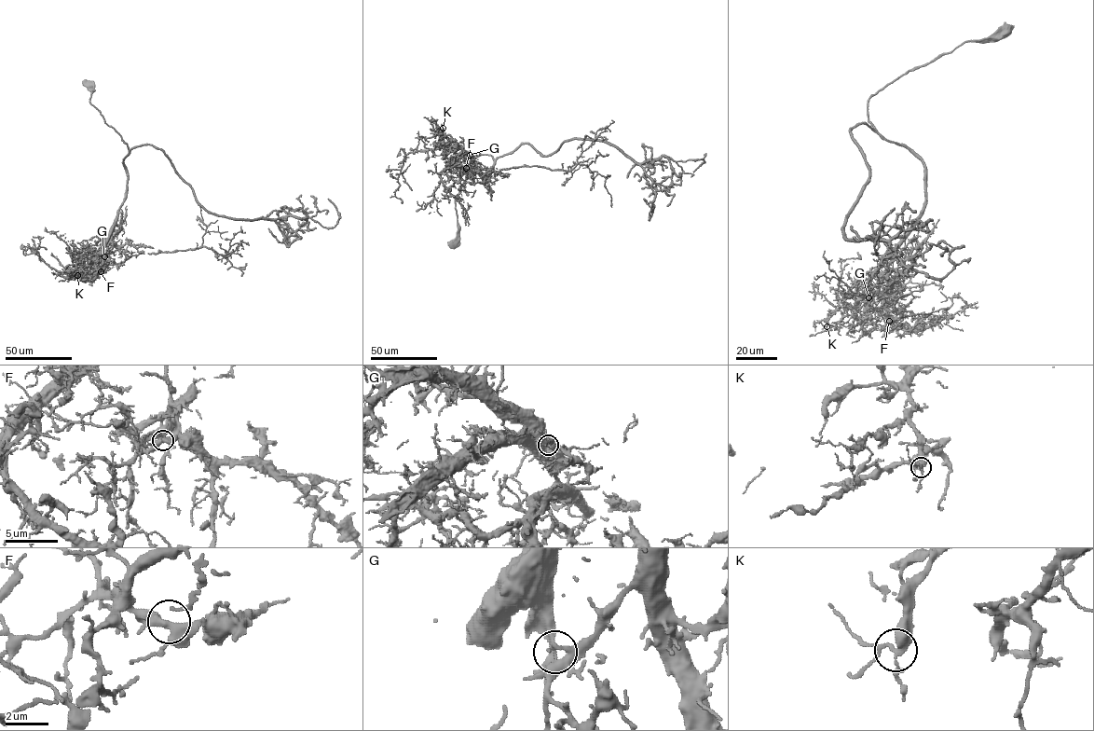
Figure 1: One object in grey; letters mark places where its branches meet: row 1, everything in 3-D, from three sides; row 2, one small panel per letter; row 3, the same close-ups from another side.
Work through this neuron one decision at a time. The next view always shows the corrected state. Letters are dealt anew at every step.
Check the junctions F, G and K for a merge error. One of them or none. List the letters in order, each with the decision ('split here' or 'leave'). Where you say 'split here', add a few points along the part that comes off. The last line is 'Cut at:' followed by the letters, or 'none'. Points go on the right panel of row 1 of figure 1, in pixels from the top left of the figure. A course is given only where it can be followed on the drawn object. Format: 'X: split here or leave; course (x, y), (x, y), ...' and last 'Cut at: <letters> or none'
F: leave
G: split here; course (868, 297), (874, 285), (891, 294), (885, 291), (893, 282), (882, 292), (895, 300), (900, 315), (950, 309)
K: leave
Cut at: G

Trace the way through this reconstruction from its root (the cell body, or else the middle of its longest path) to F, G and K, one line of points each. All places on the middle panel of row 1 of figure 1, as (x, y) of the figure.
F: (455, 242), (456, 198), (479, 155), (493, 159), (492, 191), (472, 162), (466, 168)
G: (455, 242), (458, 236), (456, 198), (470, 163), (479, 155), (493, 159), (488, 182), (492, 191), (469, 155)
K: (455, 242), (456, 198), (470, 163), (481, 155), (493, 159), (491, 192), (469, 154), (444, 143), (443, 128)

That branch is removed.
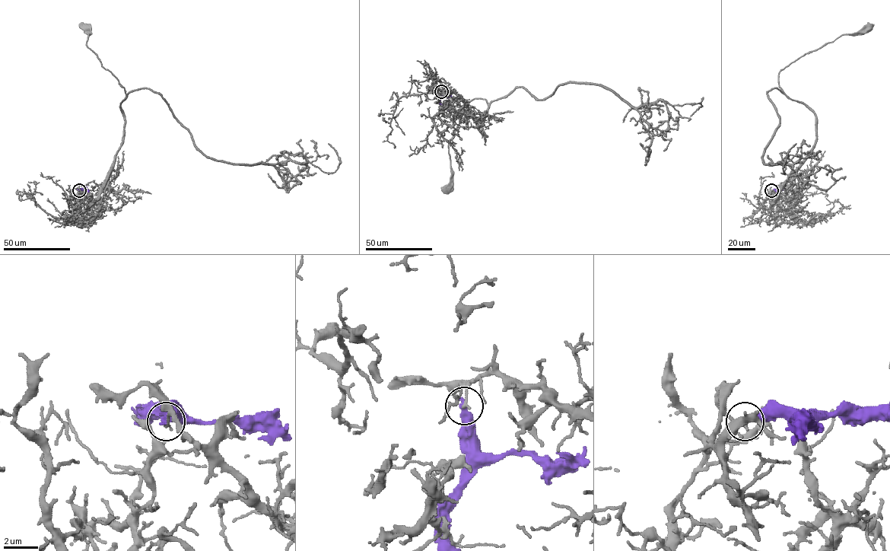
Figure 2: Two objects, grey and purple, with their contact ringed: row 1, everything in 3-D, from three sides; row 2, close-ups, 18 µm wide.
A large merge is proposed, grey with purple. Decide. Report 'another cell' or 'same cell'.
another cell

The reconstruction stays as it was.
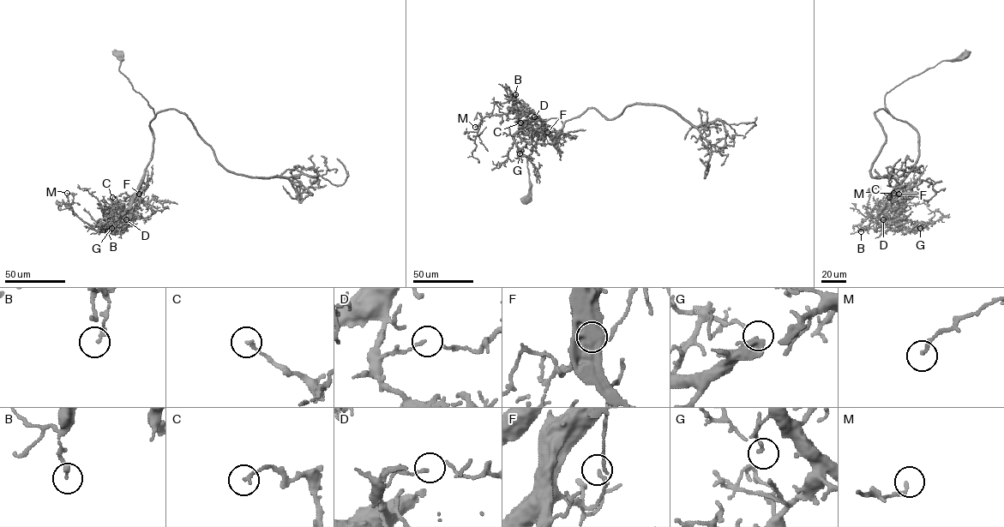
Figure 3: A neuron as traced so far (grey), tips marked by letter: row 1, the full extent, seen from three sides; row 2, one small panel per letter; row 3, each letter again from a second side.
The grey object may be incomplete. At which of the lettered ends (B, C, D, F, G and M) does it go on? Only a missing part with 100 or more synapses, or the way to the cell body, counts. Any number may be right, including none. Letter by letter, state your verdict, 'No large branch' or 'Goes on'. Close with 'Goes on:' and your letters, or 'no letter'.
B: No large branch
C: No large branch
D: No large branch
F: No large branch
G: No large branch
M: No large branch
Goes on: no letter

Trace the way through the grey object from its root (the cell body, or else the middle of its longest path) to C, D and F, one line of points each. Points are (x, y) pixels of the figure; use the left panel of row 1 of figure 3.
C: (118, 54), (123, 55), (119, 70), (153, 109), (153, 150), (129, 215), (118, 209), (112, 197)
D: (118, 54), (123, 55), (119, 70), (154, 113), (150, 124), (153, 158), (123, 218), (126, 219)
F: (118, 54), (123, 55), (119, 70), (154, 113), (150, 124), (153, 158), (139, 194)

